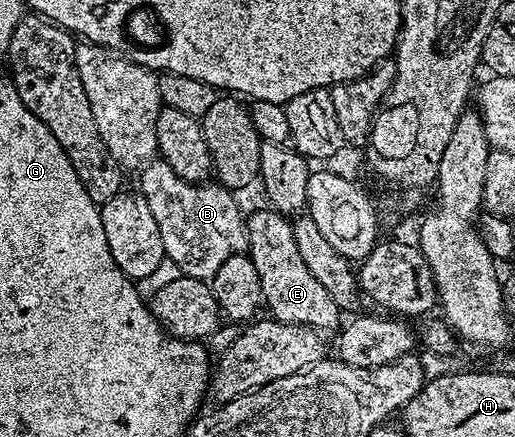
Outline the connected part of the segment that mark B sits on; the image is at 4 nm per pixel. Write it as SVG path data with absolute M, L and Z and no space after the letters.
M160 158L150 160L140 169L139 175L139 191L147 198L147 206L151 206L168 263L173 263L180 275L212 281L227 258L246 251L247 220L243 212L241 216L241 208L233 197L236 195L230 189L216 182L204 186L187 182Z

